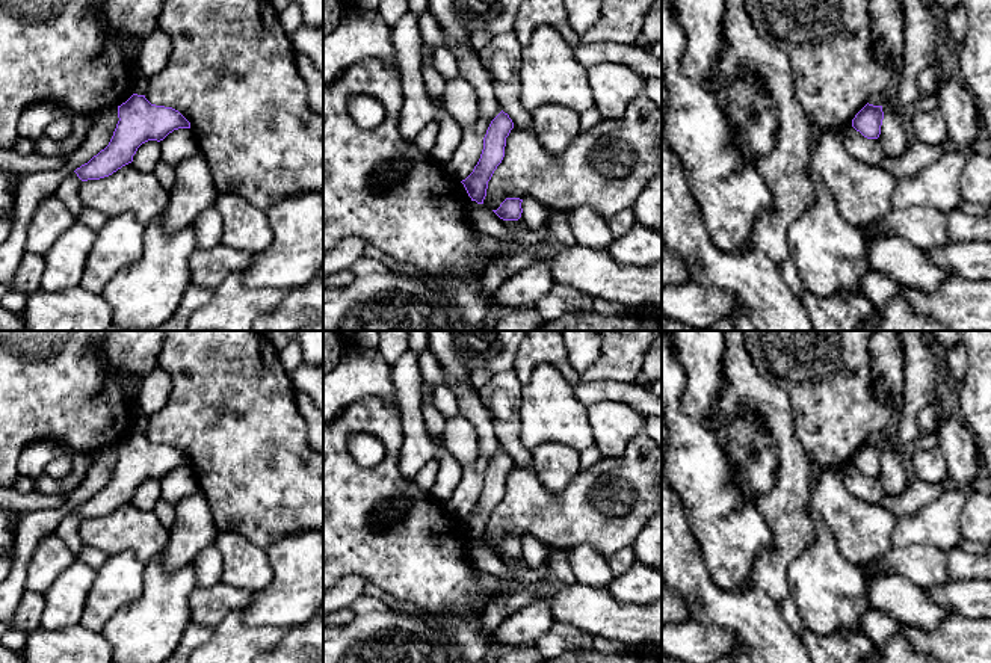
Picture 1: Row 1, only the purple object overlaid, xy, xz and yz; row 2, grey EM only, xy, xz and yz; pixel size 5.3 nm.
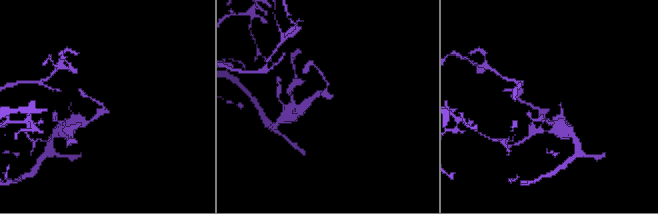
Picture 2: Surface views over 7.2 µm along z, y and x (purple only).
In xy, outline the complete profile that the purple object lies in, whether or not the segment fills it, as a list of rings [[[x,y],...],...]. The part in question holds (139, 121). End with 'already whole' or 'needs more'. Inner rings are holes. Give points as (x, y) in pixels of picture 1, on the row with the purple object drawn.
[[[133,94],[118,106],[118,124],[109,145],[74,172],[82,181],[112,175],[133,162],[137,148],[148,140],[163,140],[190,122],[175,109],[151,104],[145,95]]]; already whole

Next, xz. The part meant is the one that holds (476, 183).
[[[503,110],[491,121],[483,137],[483,150],[473,172],[462,180],[468,196],[477,204],[483,204],[488,181],[505,157],[506,137],[514,128],[514,122]]]; already whole

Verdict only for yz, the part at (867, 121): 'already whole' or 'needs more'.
already whole

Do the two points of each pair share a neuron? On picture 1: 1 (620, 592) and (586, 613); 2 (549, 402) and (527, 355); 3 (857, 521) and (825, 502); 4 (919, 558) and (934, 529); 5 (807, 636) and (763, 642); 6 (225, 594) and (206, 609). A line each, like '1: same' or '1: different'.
1: different
2: different
3: same
4: different
5: different
6: same

